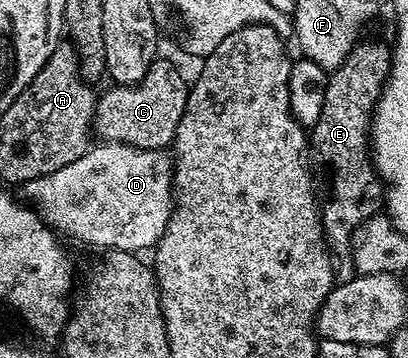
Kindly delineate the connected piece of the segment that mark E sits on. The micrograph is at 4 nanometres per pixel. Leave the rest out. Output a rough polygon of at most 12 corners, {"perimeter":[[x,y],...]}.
{"perimeter":[[360,40],[330,70],[314,156],[336,282],[357,276],[351,235],[381,209],[369,126],[391,49]]}

